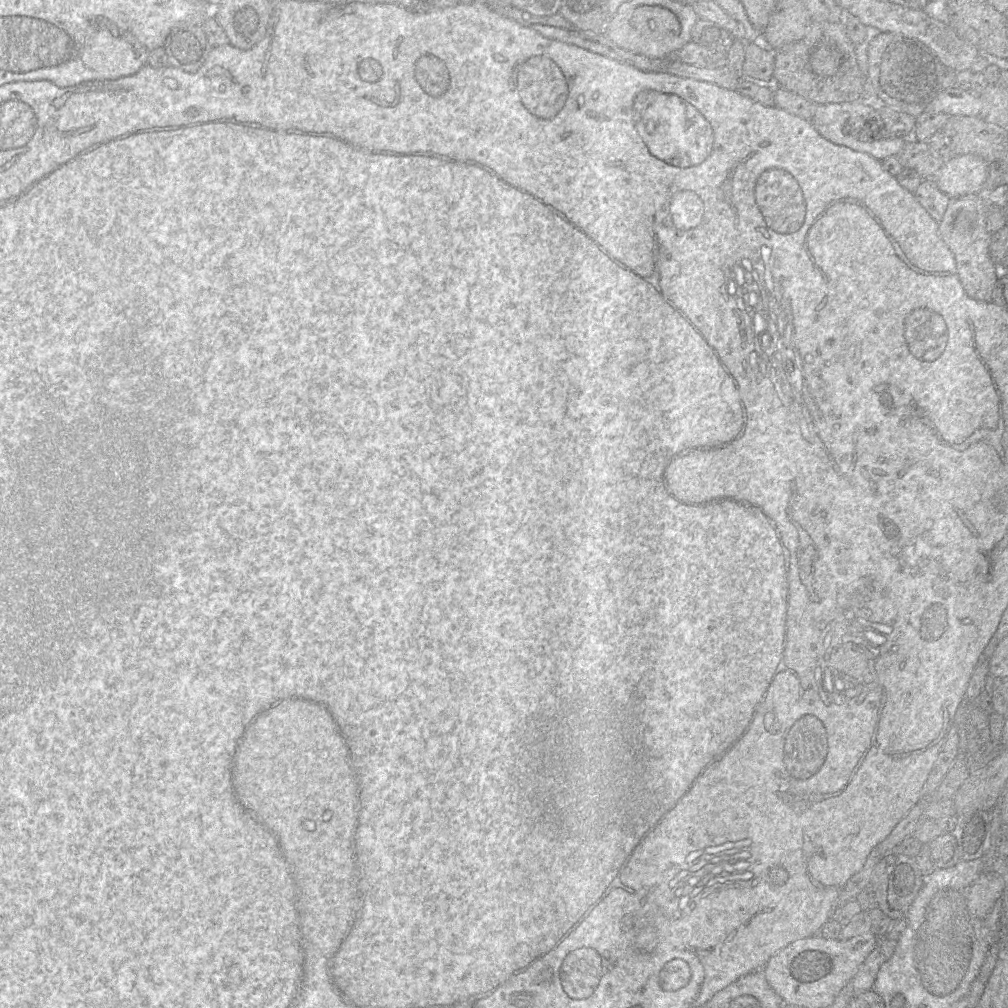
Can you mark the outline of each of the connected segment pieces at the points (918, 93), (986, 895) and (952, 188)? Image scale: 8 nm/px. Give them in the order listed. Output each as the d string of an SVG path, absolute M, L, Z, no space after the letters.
M880 33L868 47L868 78L879 100L915 118L921 115L942 90L940 74L943 64L923 43L902 35Z
M982 871L963 890L968 911L972 918L983 919L993 909L996 901L1003 896L1005 882L1000 875Z
M973 154L953 156L944 161L933 178L938 188L950 199L985 194L987 165L982 158Z

